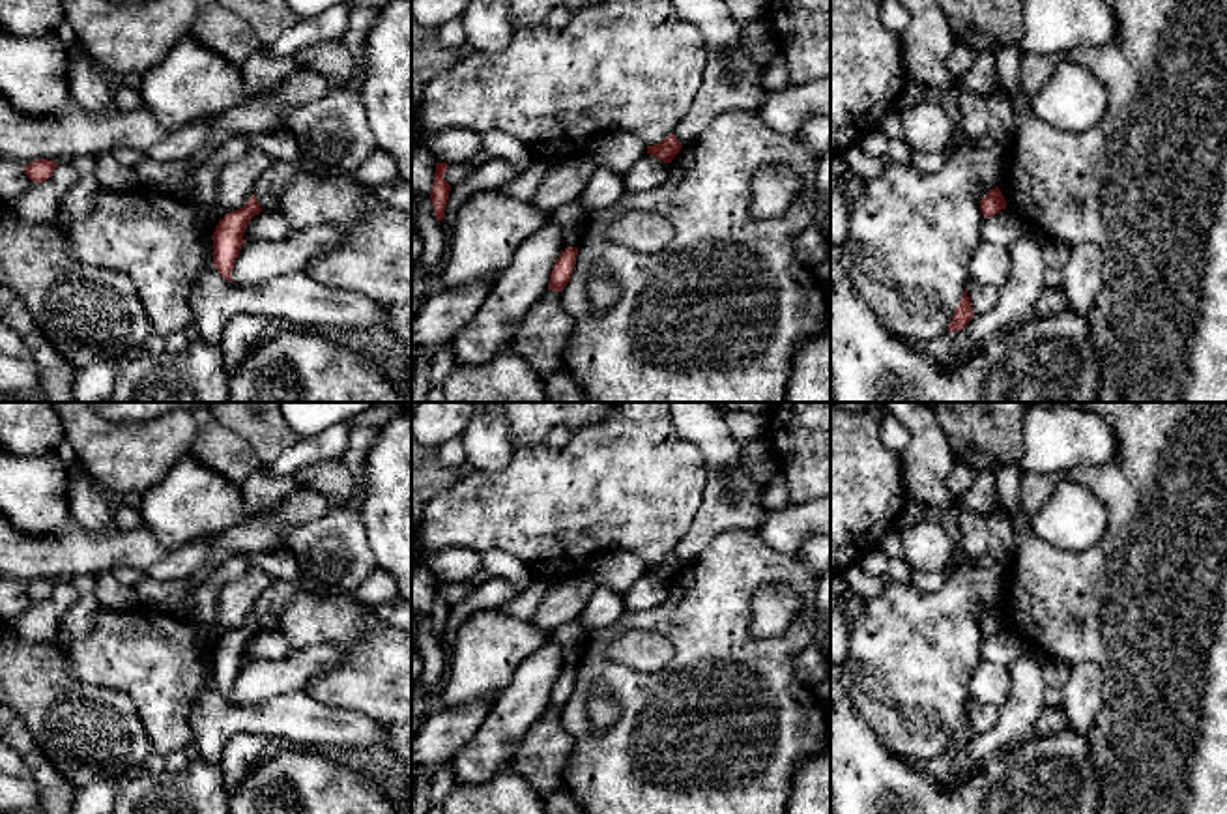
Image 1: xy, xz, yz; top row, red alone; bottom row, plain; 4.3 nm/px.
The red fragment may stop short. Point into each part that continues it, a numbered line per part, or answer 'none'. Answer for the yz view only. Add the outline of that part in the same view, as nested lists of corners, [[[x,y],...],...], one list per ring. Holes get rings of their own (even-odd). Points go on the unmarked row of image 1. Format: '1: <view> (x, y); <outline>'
none

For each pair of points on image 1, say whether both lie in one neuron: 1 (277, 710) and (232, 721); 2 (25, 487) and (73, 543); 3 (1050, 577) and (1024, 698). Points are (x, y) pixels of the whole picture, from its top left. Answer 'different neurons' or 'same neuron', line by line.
1: same neuron
2: different neurons
3: different neurons

